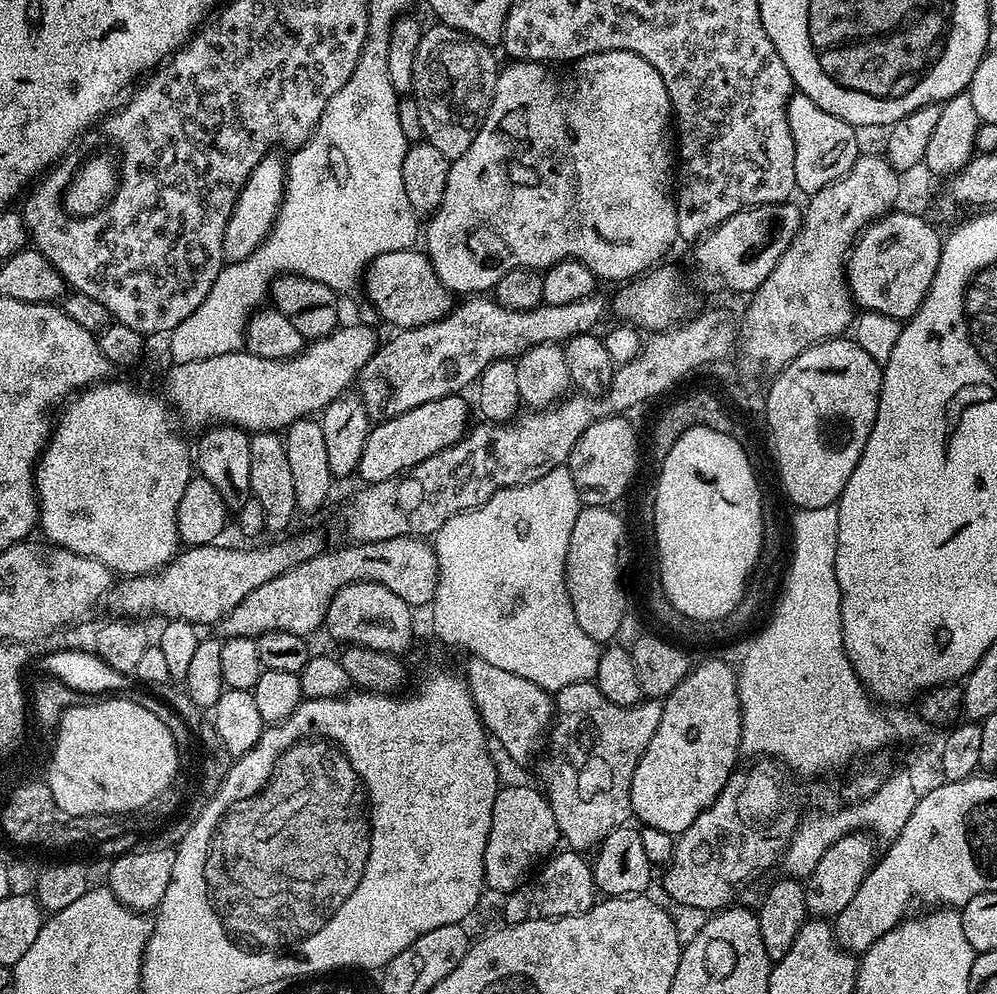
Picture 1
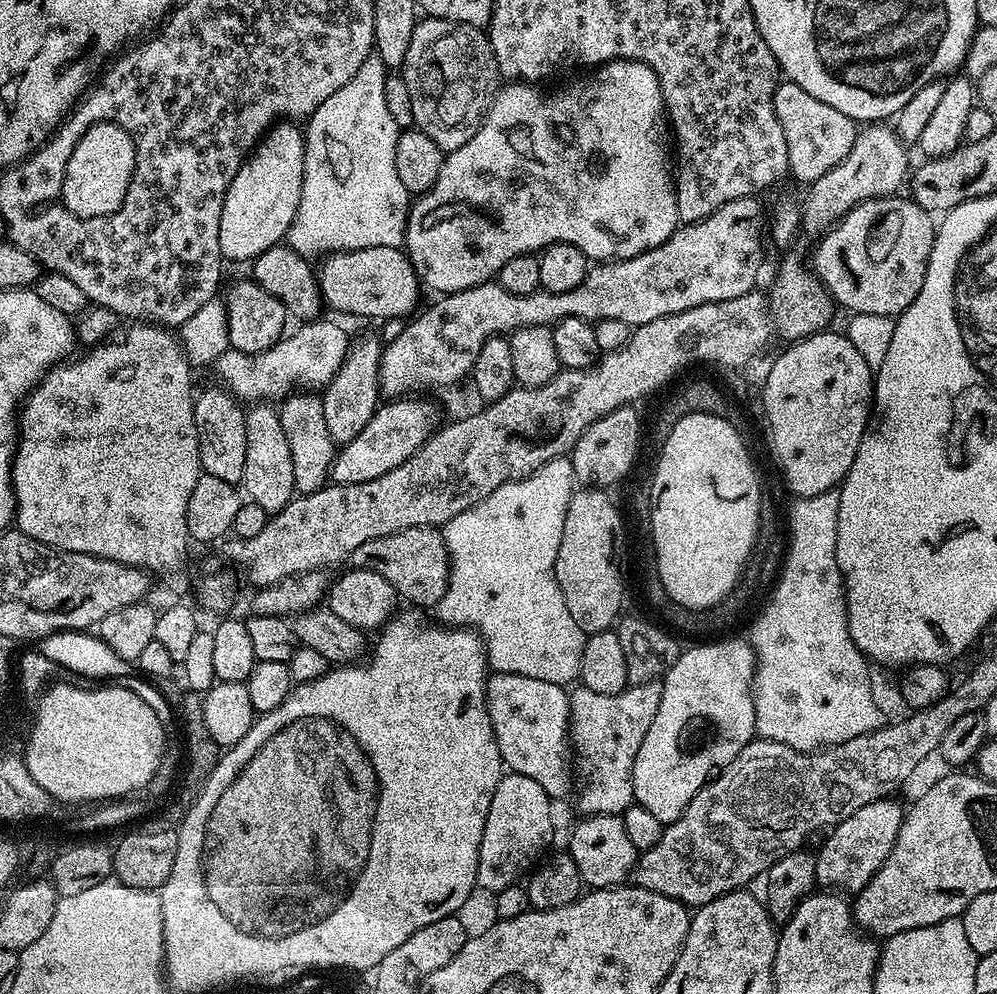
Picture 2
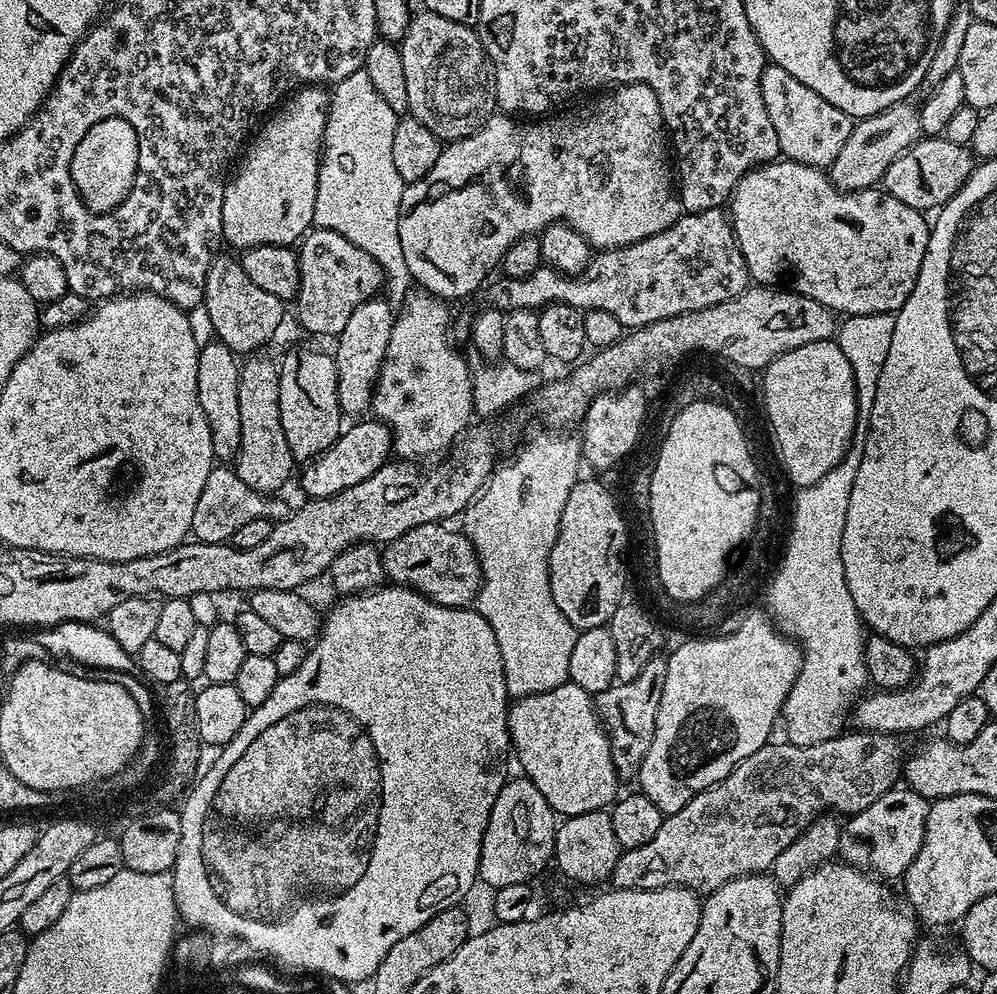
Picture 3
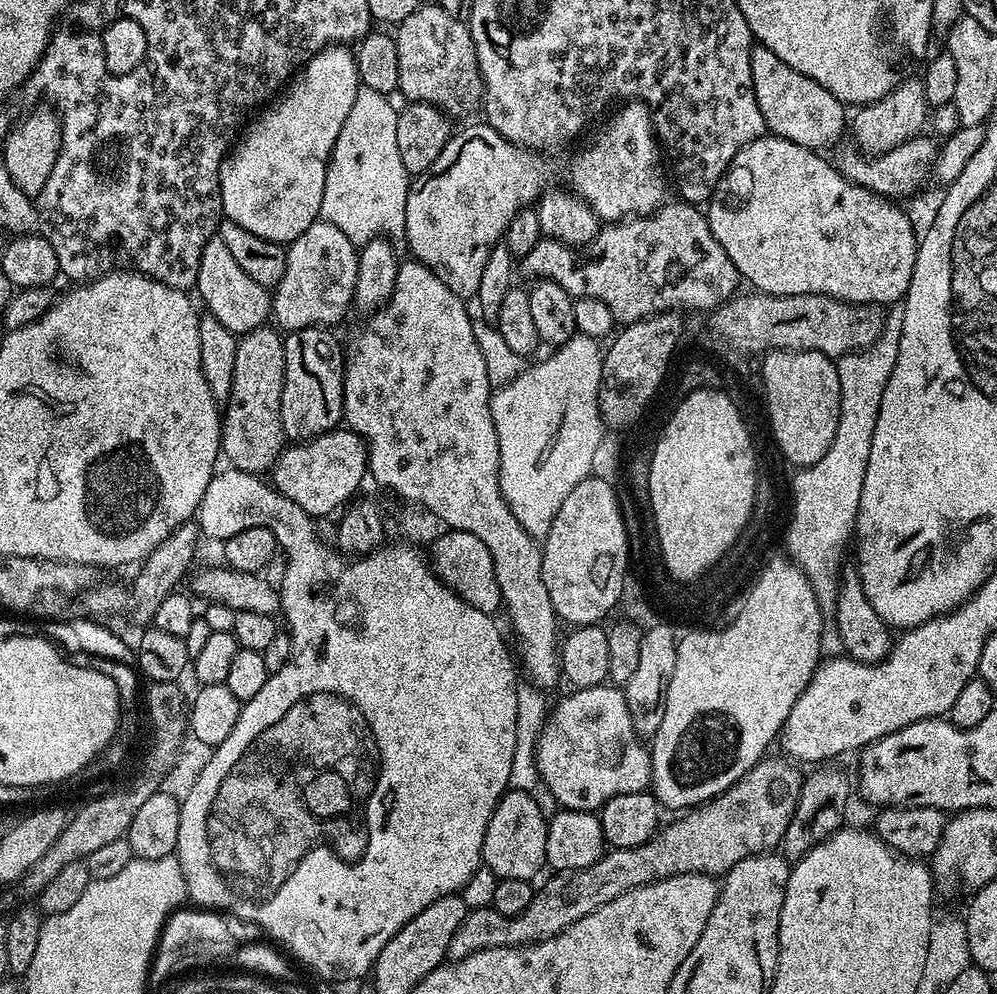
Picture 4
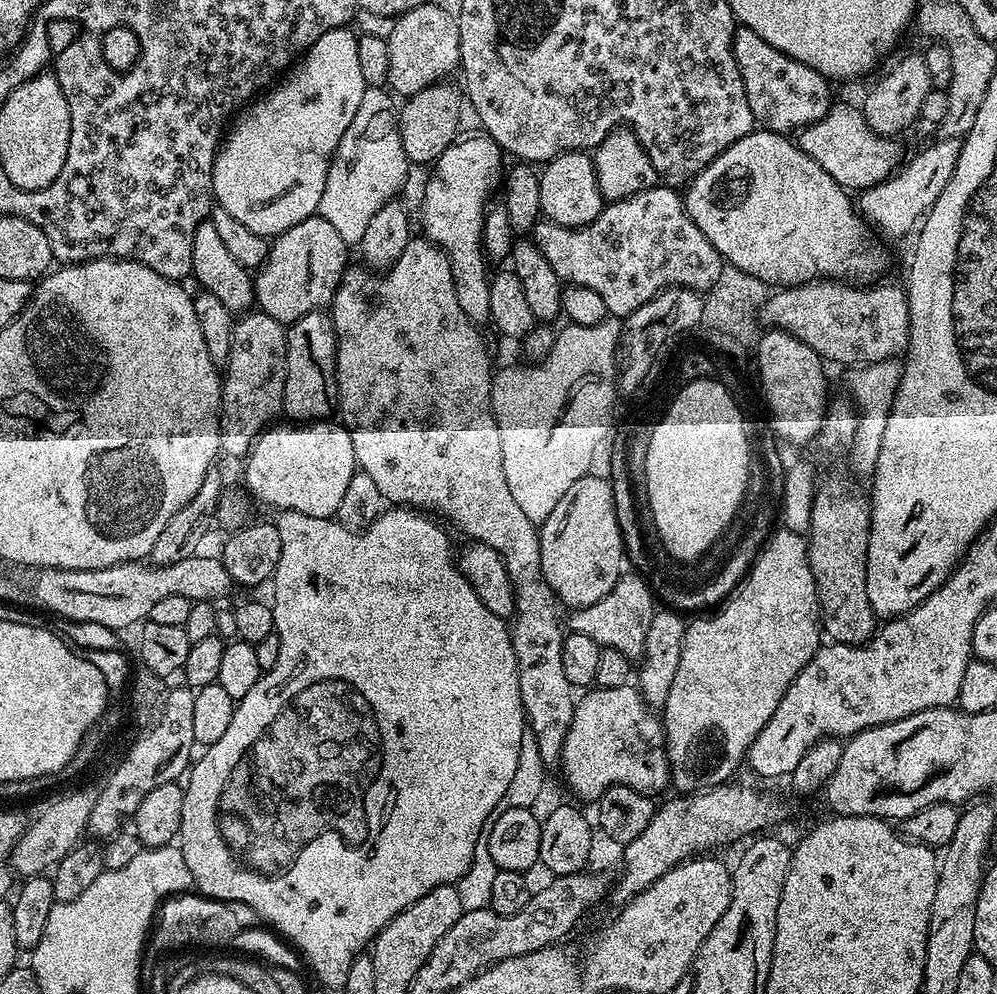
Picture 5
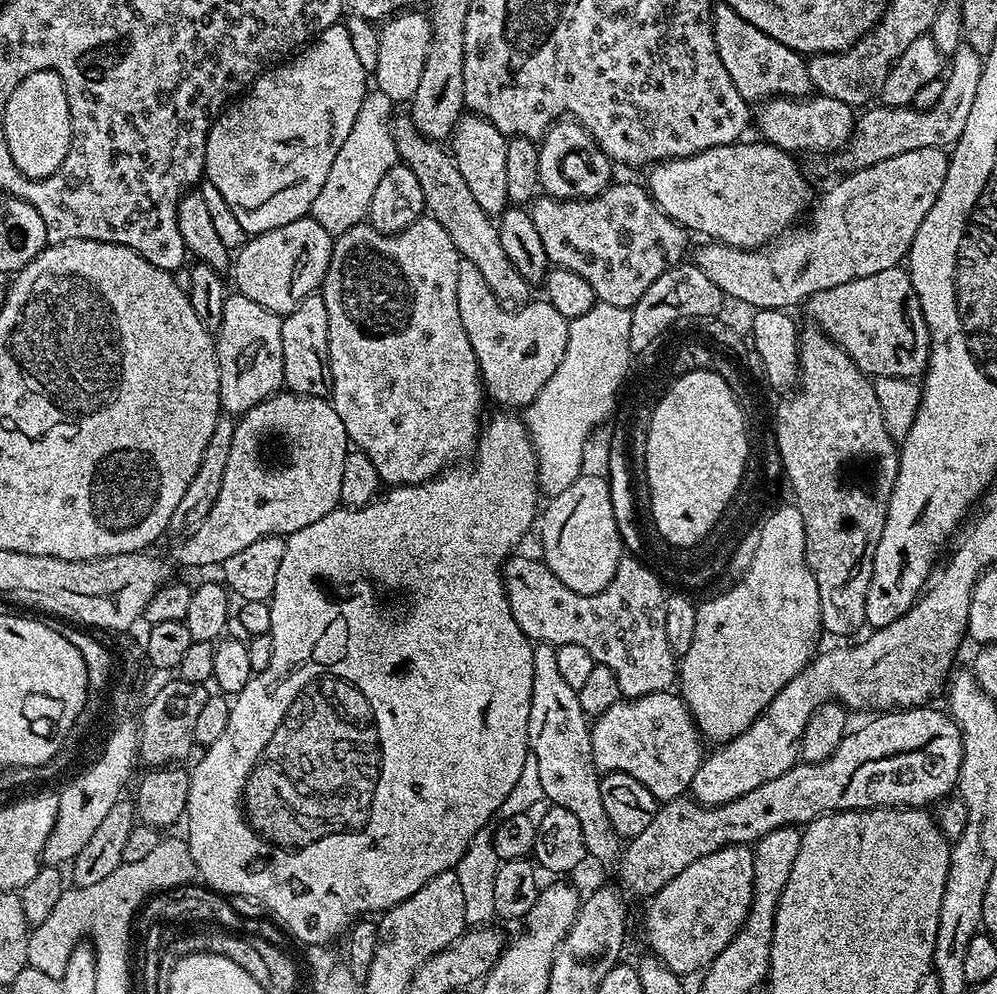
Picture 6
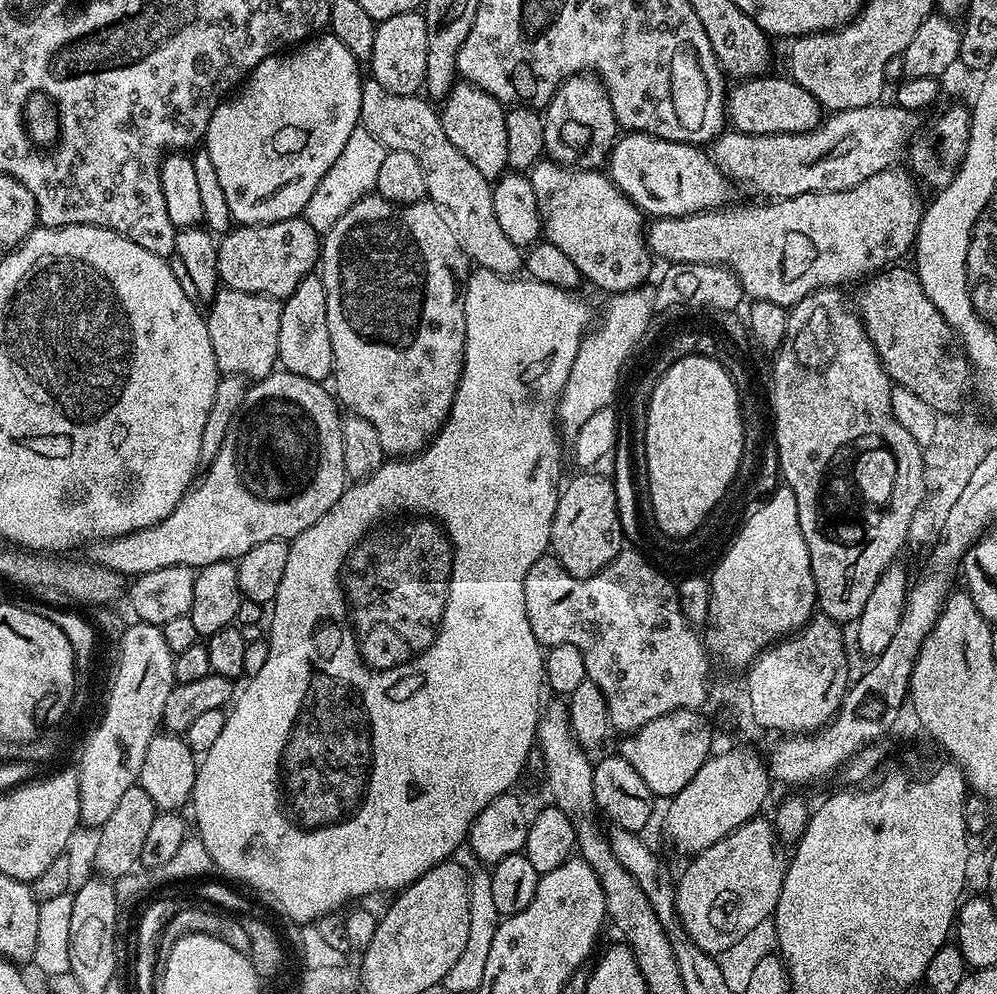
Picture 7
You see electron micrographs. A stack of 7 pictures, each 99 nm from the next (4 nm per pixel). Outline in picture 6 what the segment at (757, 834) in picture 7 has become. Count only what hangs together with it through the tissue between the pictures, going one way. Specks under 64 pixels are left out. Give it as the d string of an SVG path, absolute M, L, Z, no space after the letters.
M742 844L714 850L714 854L690 862L682 874L666 882L666 886L647 901L644 932L652 947L649 948L651 955L677 976L688 978L691 972L707 969L744 925L754 886L752 853L751 847Z

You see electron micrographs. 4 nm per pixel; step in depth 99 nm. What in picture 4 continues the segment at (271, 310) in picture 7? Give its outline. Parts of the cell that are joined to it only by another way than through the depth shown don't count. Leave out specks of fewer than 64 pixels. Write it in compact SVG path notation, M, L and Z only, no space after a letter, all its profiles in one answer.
M275 327L256 328L239 337L234 358L234 374L230 394L222 408L220 426L220 450L223 459L231 467L249 472L251 476L271 473L276 459L286 447L282 426L282 386L284 385L284 336Z

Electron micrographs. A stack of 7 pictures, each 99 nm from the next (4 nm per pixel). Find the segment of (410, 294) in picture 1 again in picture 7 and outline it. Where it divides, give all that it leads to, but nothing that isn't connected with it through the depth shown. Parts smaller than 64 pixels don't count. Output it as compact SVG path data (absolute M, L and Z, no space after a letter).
M302 218L283 220L273 224L249 224L236 226L219 241L216 253L218 254L218 270L220 283L223 287L242 290L246 294L262 294L272 296L275 300L283 301L302 282L302 278L313 275L320 259L322 236Z

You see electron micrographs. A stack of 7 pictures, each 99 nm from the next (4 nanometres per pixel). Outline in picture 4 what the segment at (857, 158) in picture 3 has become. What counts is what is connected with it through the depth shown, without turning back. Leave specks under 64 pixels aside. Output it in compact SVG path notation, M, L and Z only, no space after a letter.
M905 78L901 80L890 94L878 98L872 104L866 104L855 109L856 117L850 120L850 136L856 139L855 147L861 153L869 156L881 156L884 152L894 150L894 146L902 146L902 142L911 140L913 136L921 135L923 126L930 116L926 102L926 90L923 79Z

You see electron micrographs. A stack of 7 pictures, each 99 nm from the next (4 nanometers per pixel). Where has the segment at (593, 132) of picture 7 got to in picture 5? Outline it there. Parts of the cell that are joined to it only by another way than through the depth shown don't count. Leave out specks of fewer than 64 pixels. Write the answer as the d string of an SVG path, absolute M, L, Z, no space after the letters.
M587 151L564 152L547 161L540 172L540 211L545 221L563 228L581 228L600 216L606 201L596 177L596 161Z

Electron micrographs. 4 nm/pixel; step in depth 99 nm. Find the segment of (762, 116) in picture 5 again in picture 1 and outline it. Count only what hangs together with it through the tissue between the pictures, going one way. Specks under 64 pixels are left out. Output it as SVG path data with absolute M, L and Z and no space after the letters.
M797 91L790 98L786 118L794 138L794 178L801 193L811 194L830 186L830 182L845 176L862 155L862 148L856 141L857 129L834 114L826 114L818 102L802 91Z

